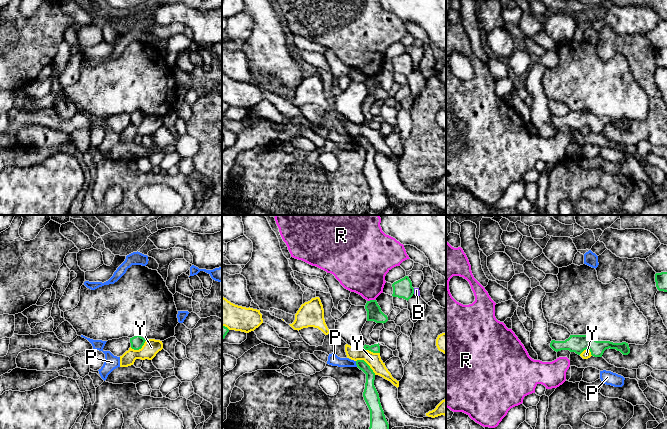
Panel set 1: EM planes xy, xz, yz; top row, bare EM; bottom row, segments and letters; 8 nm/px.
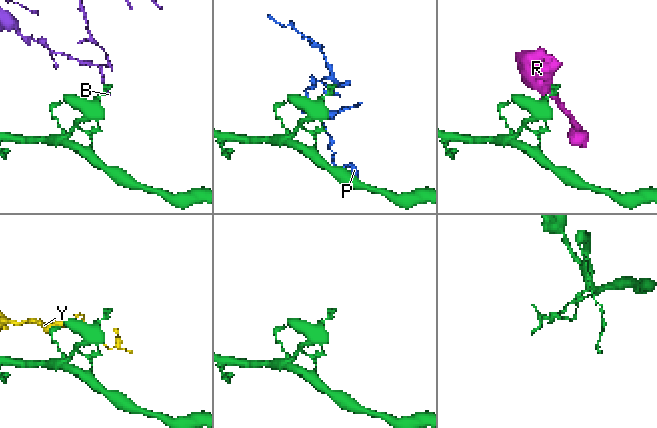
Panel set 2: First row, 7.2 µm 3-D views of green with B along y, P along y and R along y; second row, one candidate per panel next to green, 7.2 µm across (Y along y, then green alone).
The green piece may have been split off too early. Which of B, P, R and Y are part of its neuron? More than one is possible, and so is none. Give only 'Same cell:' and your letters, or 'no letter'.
Same cell: no letter

